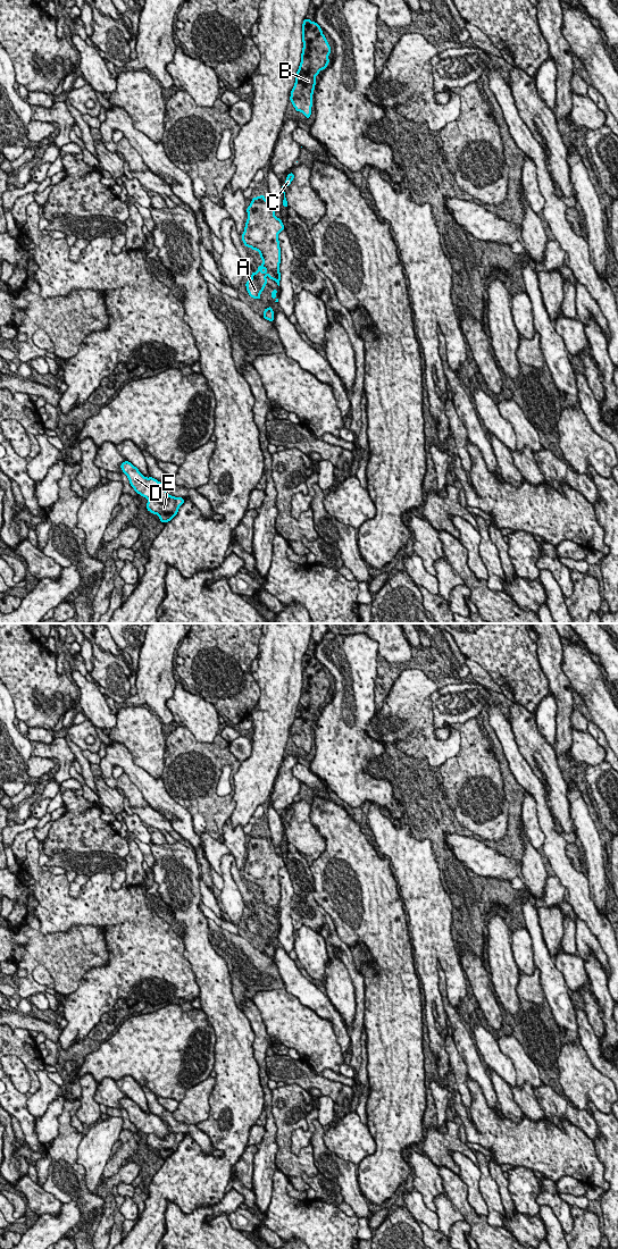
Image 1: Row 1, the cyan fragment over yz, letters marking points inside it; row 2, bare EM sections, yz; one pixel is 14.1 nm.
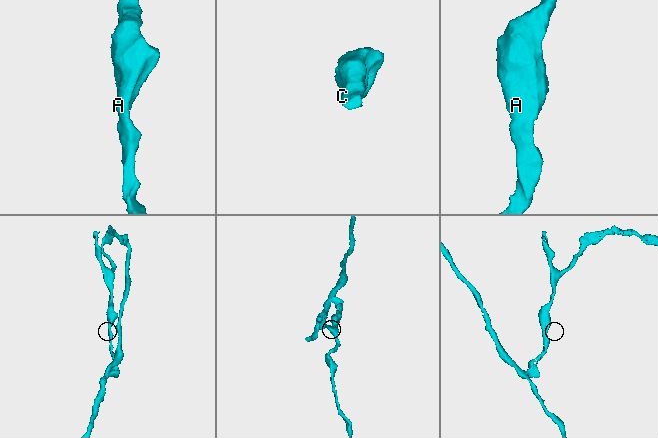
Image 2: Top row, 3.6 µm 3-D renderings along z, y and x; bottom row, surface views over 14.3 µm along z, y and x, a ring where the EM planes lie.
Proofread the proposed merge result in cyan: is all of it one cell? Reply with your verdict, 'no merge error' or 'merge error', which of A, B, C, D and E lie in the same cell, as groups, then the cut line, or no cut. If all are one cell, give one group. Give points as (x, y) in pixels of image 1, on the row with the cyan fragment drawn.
merge error; A B C E / D; cut in yz along (170, 496), (163, 502), (152, 497), (148, 499)

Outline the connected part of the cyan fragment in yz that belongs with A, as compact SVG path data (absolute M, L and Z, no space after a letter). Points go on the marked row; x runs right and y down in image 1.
M261 194L252 198L247 209L248 219L244 232L241 235L244 245L256 250L260 254L262 265L258 266L257 273L251 273L252 278L245 283L249 295L260 300L260 293L268 278L279 286L281 248L278 234L285 229L283 221L275 216L272 201L267 201Z

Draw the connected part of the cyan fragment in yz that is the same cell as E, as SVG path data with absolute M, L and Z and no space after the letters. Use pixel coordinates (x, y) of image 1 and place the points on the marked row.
M170 496L164 503L156 498L148 498L147 510L159 515L159 520L164 523L170 521L178 512L179 506L184 503L184 498Z

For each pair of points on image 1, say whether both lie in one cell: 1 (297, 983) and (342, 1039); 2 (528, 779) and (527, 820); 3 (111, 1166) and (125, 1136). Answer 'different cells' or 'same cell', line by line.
1: same cell
2: different cells
3: same cell

